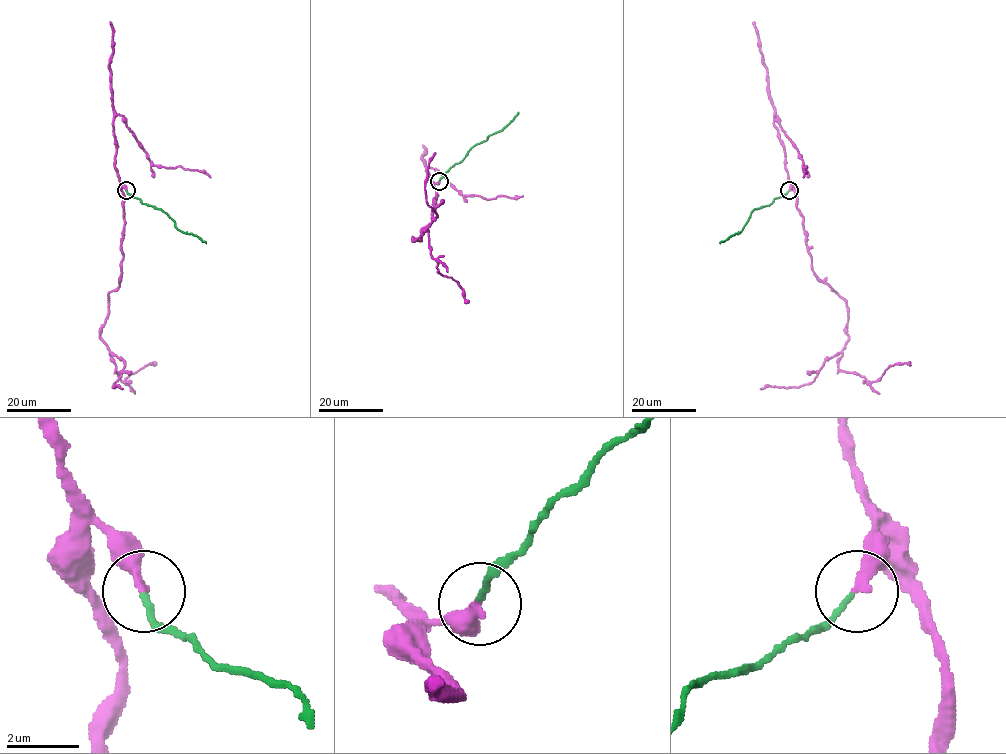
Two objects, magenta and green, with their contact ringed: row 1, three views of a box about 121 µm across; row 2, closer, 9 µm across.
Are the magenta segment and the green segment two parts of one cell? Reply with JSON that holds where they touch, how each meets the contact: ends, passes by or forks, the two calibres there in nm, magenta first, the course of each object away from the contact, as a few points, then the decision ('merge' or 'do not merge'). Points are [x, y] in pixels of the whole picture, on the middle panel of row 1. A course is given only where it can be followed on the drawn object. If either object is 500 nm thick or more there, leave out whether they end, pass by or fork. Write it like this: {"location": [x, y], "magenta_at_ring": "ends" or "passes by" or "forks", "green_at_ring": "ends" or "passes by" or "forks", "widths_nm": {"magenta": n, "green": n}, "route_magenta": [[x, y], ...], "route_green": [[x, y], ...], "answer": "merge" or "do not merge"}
{"location": [439, 181], "magenta_at_ring": "ends", "green_at_ring": "ends", "widths_nm": {"magenta": 280, "green": 140}, "route_magenta": [[439, 181], [432, 221], [420, 231], [420, 240], [413, 241], [428, 231], [437, 271], [457, 282], [468, 303]], "route_green": [[439, 181], [472, 147], [504, 128], [519, 112]], "answer": "do not merge"}

